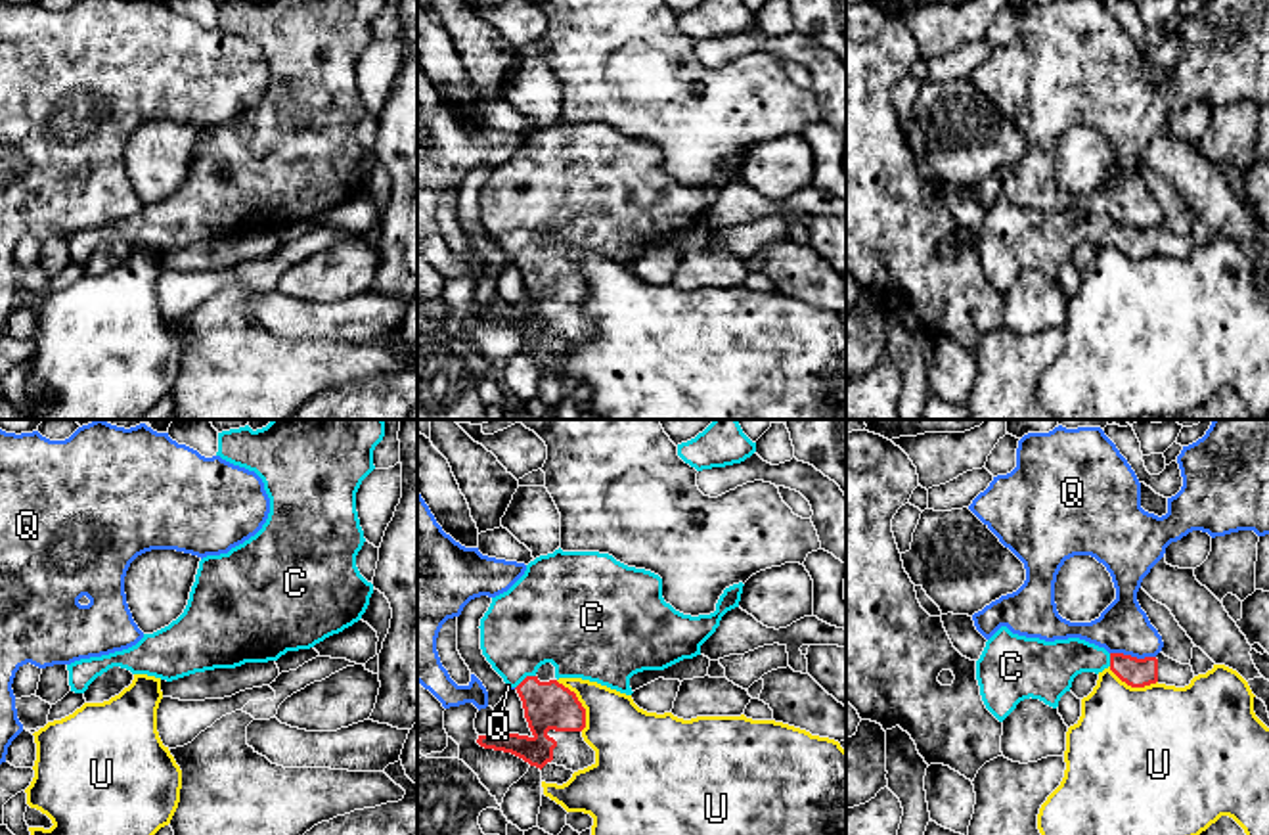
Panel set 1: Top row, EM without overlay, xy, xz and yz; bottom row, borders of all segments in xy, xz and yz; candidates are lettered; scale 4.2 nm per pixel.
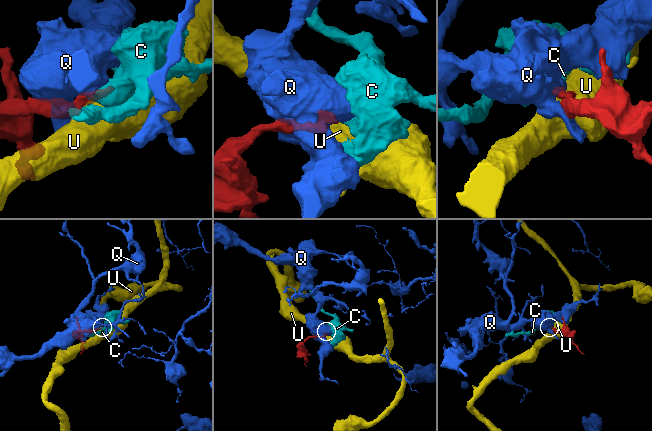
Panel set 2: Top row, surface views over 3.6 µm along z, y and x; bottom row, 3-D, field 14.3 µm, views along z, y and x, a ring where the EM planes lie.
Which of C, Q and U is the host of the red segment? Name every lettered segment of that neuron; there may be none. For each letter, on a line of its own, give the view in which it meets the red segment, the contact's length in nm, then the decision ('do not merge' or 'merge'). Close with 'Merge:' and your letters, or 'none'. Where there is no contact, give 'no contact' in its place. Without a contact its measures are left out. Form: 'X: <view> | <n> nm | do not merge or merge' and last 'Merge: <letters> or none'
C: xz | 110 nm | merge
Q: yz | 190 nm | do not merge
U: xz | 240 nm | do not merge
Merge: C

